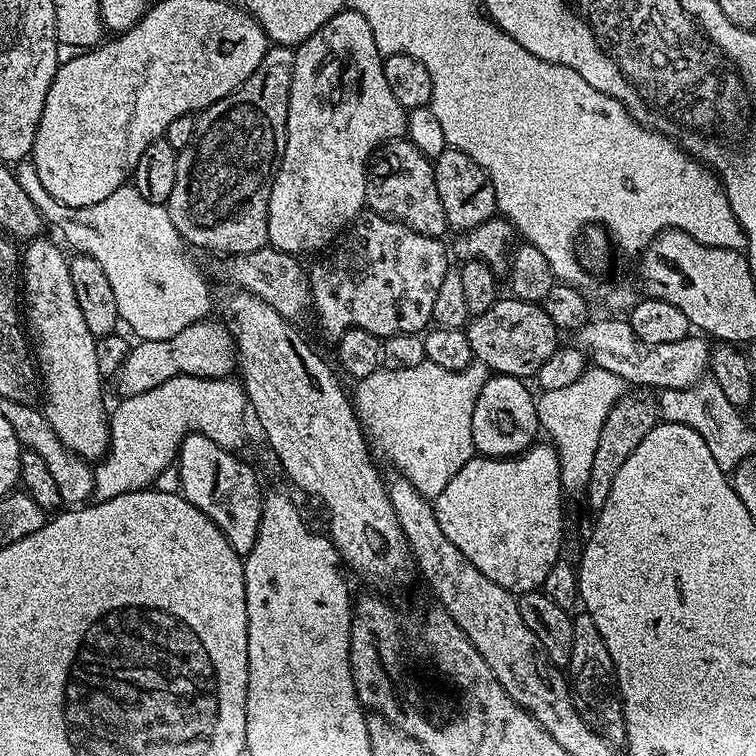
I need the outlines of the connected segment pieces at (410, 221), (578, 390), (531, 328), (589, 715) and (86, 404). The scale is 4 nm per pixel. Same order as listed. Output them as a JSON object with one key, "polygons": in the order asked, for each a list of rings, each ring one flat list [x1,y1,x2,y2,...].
{"polygons":[[[411,139,390,140,376,149,368,162,366,178,366,204,379,216,387,216,399,224,410,226,418,234,437,238,449,231,446,210,442,210,442,198,438,198,438,186,434,182,433,161,424,156]],[[595,366,585,367,583,374,562,390,540,392,536,400,536,422,555,448,560,459,560,485,569,497,579,497,590,478,590,466,594,466,594,450,598,450,598,438,602,438,602,426,606,414,626,395,626,385,618,374]],[[497,299,490,310,471,317,466,333,473,357,482,361,493,373,502,376,535,377,542,362,546,362,546,358,557,350,558,330,539,303,507,299]],[[580,610,572,616,572,633,574,642,570,650,570,662,566,669,568,690,577,713,582,716,586,726,609,743,620,746,625,743,626,722,624,707,620,701,620,688,616,685,614,662,610,658,610,650,606,650,606,642,602,642,602,634,598,634,598,626,594,626,594,618]],[[44,239,27,241,22,248,22,312,42,377,42,411,50,426,54,426,54,434,62,438,70,451,86,461,96,462,108,451,110,419,106,408,104,412,104,392,100,389,97,337,90,334,74,286,70,286,65,249]]]}

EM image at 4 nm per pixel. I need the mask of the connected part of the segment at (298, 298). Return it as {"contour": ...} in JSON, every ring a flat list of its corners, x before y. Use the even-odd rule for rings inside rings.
{"contour":[[267,246,249,253,229,255,225,260,220,268,220,276,226,283,233,284,233,289,262,298,262,302,274,306,274,310,278,310,278,314,287,320,296,322,299,316,309,315,312,307,312,282,297,257]]}

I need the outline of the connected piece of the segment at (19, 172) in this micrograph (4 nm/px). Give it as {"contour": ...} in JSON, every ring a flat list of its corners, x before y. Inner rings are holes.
{"contour":[[20,162,14,168,18,182,26,194,30,194,30,202,38,206,41,217,48,220,64,235,63,243,73,253,87,254,106,270,106,278,110,278,110,290,114,290,114,302,118,302,118,314,121,321,132,327,132,332,140,340,169,340,174,334,182,334,194,322,205,319,212,308,212,292,204,281,204,276,188,261,184,253,185,241,181,240,174,222,170,222,167,207,155,204,146,198,134,186,125,186,114,190,110,198,102,198,94,206,71,208,58,202,38,182,36,168,30,162]]}

